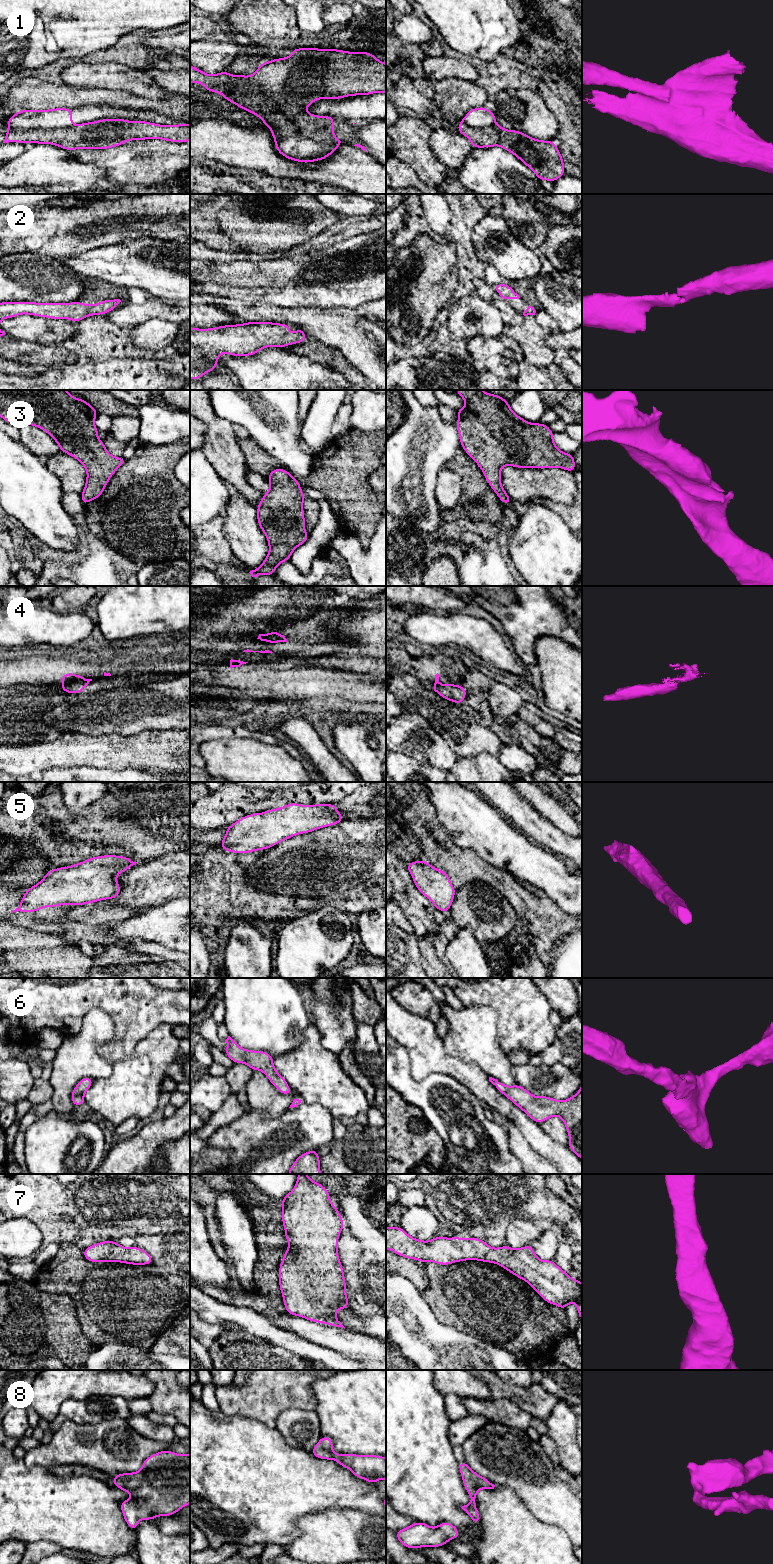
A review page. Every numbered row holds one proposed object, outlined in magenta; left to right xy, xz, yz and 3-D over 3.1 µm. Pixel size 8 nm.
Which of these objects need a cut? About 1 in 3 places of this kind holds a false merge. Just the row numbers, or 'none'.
1, 4

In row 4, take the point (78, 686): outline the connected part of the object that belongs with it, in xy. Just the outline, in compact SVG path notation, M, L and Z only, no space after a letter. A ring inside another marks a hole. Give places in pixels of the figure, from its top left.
M83 679L83 680L77 680L72 681L66 684L61 685L62 691L66 693L81 693L89 684L89 682L92 681L92 679Z

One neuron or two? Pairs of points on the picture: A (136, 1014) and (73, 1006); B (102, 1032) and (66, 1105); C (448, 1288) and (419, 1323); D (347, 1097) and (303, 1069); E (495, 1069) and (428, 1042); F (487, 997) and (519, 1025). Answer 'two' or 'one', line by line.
A: one
B: one
C: two
D: one
E: two
F: one

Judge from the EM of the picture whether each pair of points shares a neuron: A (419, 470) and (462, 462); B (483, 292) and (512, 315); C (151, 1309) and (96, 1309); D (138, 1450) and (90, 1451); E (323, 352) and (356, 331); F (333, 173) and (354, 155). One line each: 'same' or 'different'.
A: different
B: same
C: same
D: same
E: different
F: same

